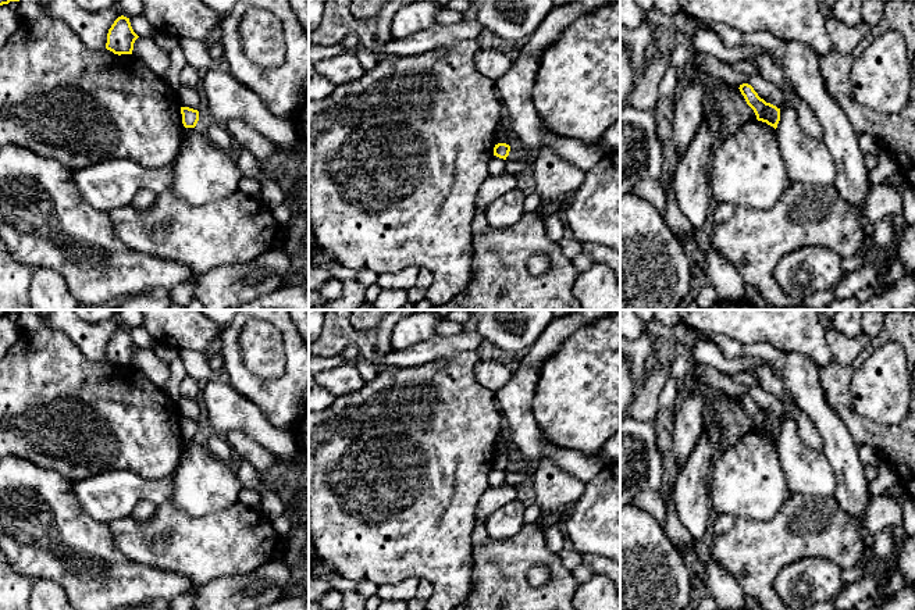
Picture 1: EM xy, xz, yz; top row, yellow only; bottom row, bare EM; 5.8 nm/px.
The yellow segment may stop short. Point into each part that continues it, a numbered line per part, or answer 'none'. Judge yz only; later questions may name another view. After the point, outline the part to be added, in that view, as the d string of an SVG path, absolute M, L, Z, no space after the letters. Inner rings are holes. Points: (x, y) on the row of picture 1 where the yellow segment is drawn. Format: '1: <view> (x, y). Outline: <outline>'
none

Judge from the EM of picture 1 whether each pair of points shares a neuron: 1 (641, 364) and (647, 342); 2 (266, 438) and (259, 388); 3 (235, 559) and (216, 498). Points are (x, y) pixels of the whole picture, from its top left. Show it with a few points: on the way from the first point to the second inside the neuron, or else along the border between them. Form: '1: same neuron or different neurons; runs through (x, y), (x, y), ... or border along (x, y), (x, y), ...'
1: same neuron; runs through (641, 359), (641, 348)
2: different neurons; border along (235, 391), (246, 396), (273, 424), (288, 428)
3: different neurons; border along (237, 500), (225, 509), (202, 516), (188, 516)

